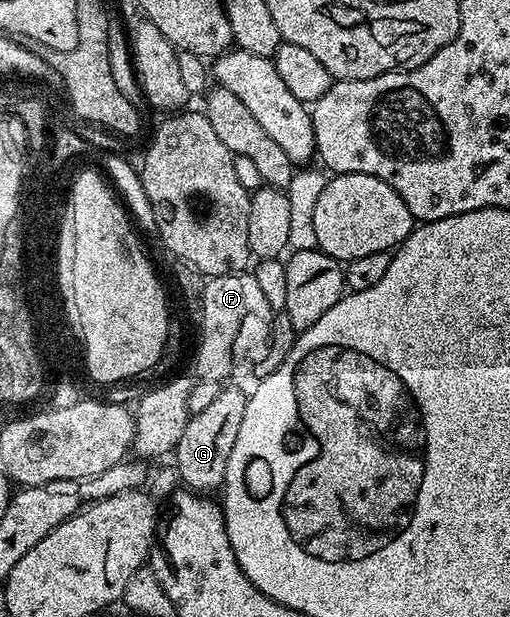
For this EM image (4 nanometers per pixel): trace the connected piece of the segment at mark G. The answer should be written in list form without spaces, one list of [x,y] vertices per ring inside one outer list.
[[[227,386],[200,413],[191,415],[186,422],[184,437],[176,444],[172,460],[178,466],[178,475],[185,486],[195,493],[214,493],[226,481],[228,457],[232,457],[232,445],[236,445],[236,433],[240,433],[240,421],[244,421],[247,396],[234,387]]]

